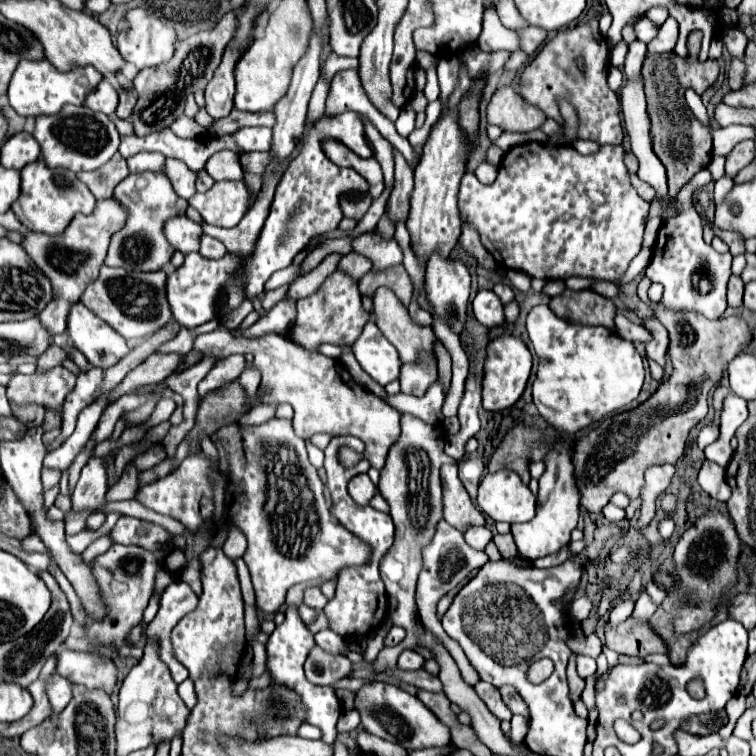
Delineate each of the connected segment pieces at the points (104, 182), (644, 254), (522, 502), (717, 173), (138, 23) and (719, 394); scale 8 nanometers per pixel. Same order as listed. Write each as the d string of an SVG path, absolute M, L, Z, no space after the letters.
M116 154L112 156L112 160L108 160L108 164L104 164L96 172L78 172L76 176L90 188L96 200L104 200L112 198L114 188L128 176L128 166L126 160Z
M642 248L640 254L634 258L634 262L628 266L628 272L624 274L624 278L618 284L626 284L626 282L634 280L650 264L650 256L652 256L652 248Z
M514 470L486 474L478 488L478 506L496 522L528 522L536 512L536 496Z
M714 156L714 158L712 158L708 170L712 172L712 178L714 178L714 180L720 180L720 178L724 176L724 162L726 162L724 156Z
M132 10L126 16L130 28L118 36L120 56L138 70L164 64L174 54L176 32L146 10Z
M718 386L714 390L714 410L716 410L716 416L722 412L722 406L724 406L724 400L726 400L728 394L730 394L730 388L726 388L726 386Z

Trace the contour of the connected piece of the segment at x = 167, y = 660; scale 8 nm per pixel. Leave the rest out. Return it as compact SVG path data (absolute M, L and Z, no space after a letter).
M176 580L166 588L166 598L160 598L160 610L156 618L146 626L144 636L158 644L158 656L168 666L172 680L176 684L188 678L188 670L174 658L170 646L170 630L182 620L188 612L192 612L198 604L198 596L184 580Z

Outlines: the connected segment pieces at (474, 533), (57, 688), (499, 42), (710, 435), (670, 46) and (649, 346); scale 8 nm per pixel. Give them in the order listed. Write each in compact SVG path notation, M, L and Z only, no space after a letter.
M472 526L472 528L466 530L464 538L466 538L466 542L468 542L472 548L484 550L486 544L492 540L492 532L490 532L486 526Z
M52 674L50 678L46 678L46 694L50 700L50 710L52 714L60 714L64 710L64 706L72 700L72 682L66 680L60 674Z
M490 2L484 4L482 34L478 38L478 46L484 52L498 52L498 50L520 50L520 42L515 31L502 26L496 10Z
M708 424L708 426L704 426L702 430L700 430L700 434L698 434L698 438L696 438L696 444L698 444L698 448L700 450L704 450L708 444L712 444L716 438L718 438L718 424Z
M668 18L662 26L658 36L648 44L648 52L650 54L662 54L662 52L670 52L674 50L678 38L678 22L674 18Z
M656 316L642 318L642 326L652 336L652 340L648 340L644 344L646 346L646 356L656 360L664 368L664 364L666 364L666 348L668 348L668 332L666 332L666 328L658 322Z

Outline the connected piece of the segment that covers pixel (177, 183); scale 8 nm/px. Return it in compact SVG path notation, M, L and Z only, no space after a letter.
M166 158L164 164L164 174L168 176L168 180L172 182L174 190L178 192L180 198L190 200L192 194L196 194L194 182L196 182L196 172L192 172L182 160L176 158Z

